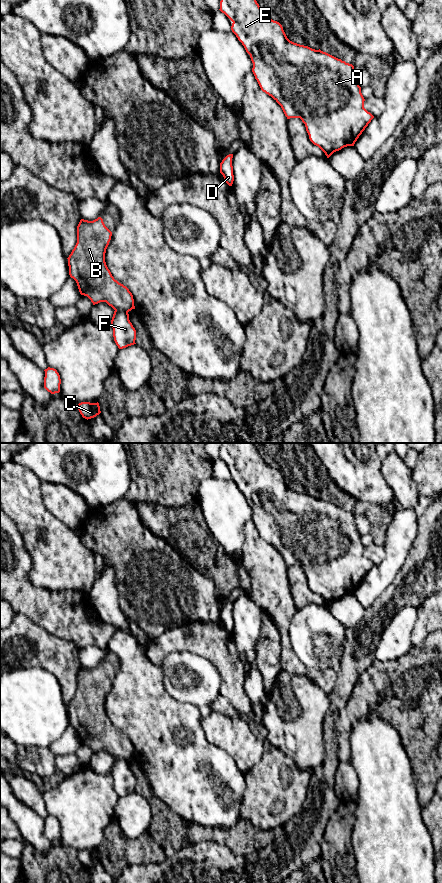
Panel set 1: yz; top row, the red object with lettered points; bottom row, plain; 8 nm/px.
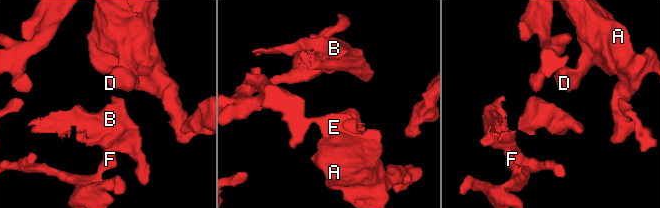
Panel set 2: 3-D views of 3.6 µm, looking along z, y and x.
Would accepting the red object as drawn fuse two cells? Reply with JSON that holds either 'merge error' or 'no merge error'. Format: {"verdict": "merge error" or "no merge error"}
{"verdict": "merge error"}

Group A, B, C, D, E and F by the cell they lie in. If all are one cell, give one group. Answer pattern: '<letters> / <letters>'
A C D E F / B

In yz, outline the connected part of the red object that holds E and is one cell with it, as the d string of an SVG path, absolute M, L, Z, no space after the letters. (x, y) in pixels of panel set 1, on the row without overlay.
M221 443L220 457L233 471L232 480L244 494L253 511L252 520L261 538L271 544L282 556L287 567L300 566L305 572L310 589L329 606L334 600L355 590L374 566L364 556L354 520L354 514L326 500L290 489L282 473L270 467L260 456L254 443Z

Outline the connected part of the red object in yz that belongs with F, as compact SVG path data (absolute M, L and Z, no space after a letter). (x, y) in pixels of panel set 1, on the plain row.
M115 758L111 775L113 776L113 785L119 797L134 793L136 788L136 778L129 768L129 762L123 758Z

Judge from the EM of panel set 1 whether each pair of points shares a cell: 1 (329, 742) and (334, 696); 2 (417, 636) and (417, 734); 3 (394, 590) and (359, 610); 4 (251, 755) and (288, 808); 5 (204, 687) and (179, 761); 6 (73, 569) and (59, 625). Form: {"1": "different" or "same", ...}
{"1": "same", "2": "different", "3": "different", "4": "different", "5": "different", "6": "different"}

